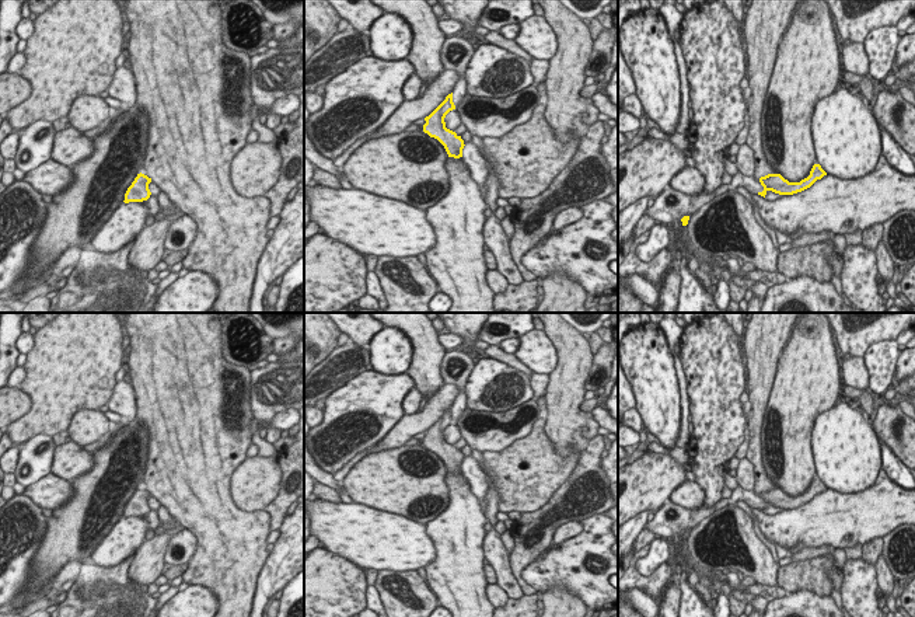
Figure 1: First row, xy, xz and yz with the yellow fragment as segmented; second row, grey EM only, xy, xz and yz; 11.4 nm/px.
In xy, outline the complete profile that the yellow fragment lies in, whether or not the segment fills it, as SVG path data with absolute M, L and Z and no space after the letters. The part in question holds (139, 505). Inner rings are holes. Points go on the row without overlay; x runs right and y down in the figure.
M137 488L132 499L128 502L125 508L125 517L129 516L143 516L147 515L151 509L149 503L149 498L151 496L151 492L149 492L144 488Z

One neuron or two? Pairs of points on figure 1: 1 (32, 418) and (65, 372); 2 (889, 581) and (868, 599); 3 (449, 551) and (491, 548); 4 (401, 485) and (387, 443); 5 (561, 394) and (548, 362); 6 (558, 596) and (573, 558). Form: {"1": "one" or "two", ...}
{"1": "one", "2": "two", "3": "two", "4": "two", "5": "two", "6": "two"}

